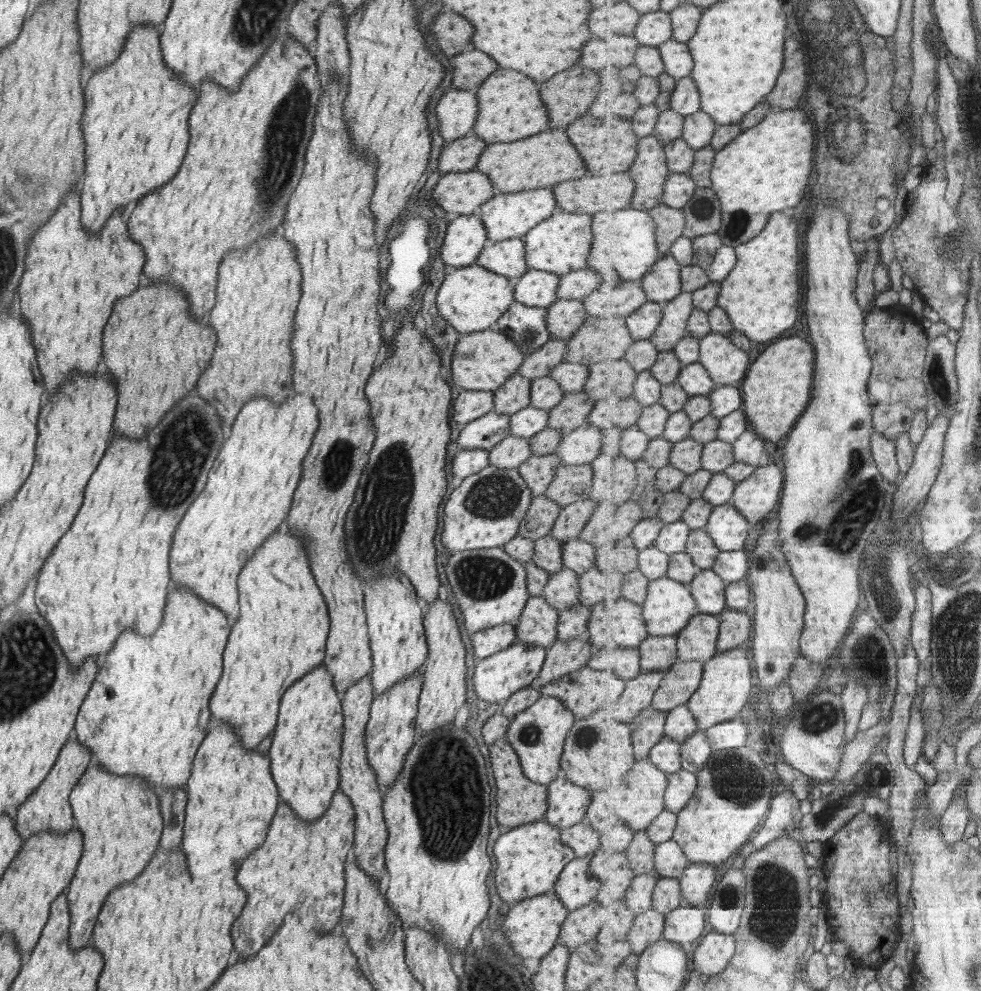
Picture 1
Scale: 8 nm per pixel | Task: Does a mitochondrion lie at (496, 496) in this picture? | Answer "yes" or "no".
yes

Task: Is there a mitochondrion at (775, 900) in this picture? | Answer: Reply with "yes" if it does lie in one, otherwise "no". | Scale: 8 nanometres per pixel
yes

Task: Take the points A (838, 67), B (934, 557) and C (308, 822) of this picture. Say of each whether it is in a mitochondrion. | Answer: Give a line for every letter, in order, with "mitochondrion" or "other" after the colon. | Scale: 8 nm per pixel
A: mitochondrion
B: other
C: other

